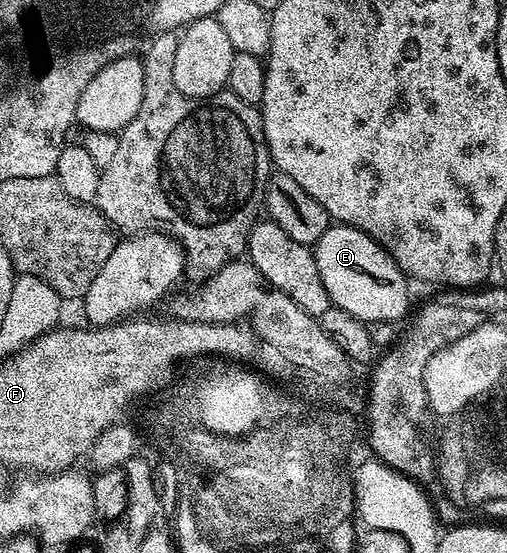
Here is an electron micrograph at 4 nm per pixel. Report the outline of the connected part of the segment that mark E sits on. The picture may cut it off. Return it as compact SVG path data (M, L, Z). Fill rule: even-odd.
M330 224L329 229L323 231L323 235L317 240L315 256L319 275L323 279L323 287L327 287L327 295L336 308L349 312L366 323L379 321L397 323L405 312L406 314L410 312L407 305L409 299L405 296L405 284L407 284L405 273L383 246L375 238L368 237L361 229L353 225Z

